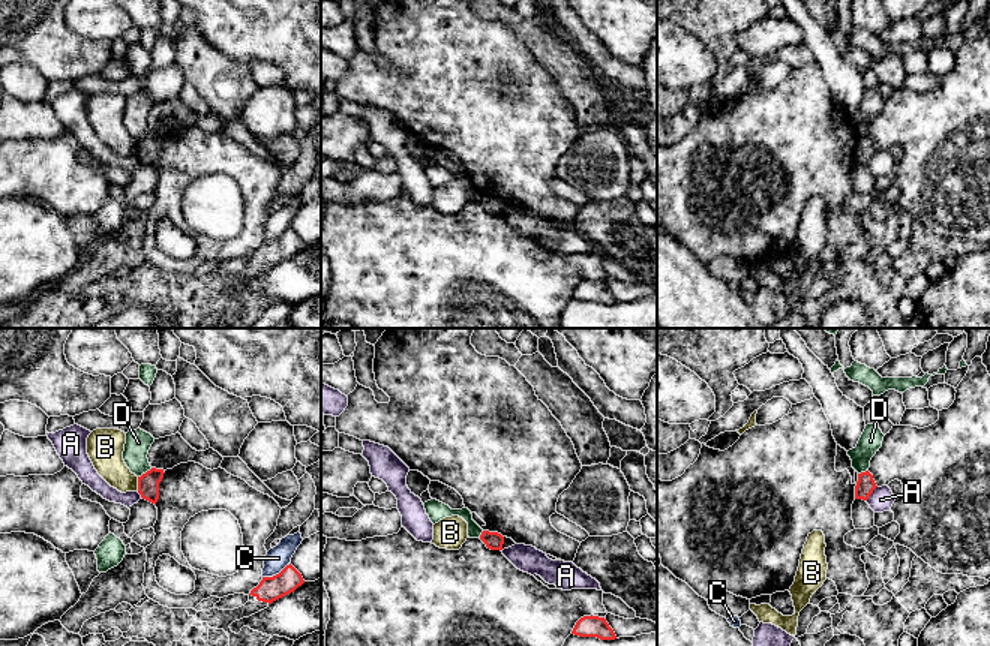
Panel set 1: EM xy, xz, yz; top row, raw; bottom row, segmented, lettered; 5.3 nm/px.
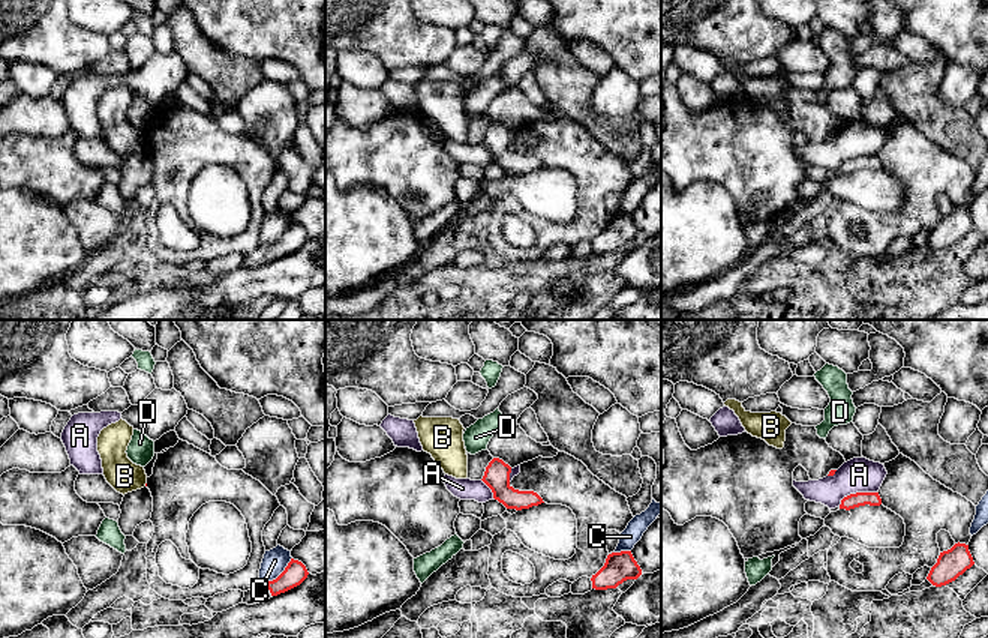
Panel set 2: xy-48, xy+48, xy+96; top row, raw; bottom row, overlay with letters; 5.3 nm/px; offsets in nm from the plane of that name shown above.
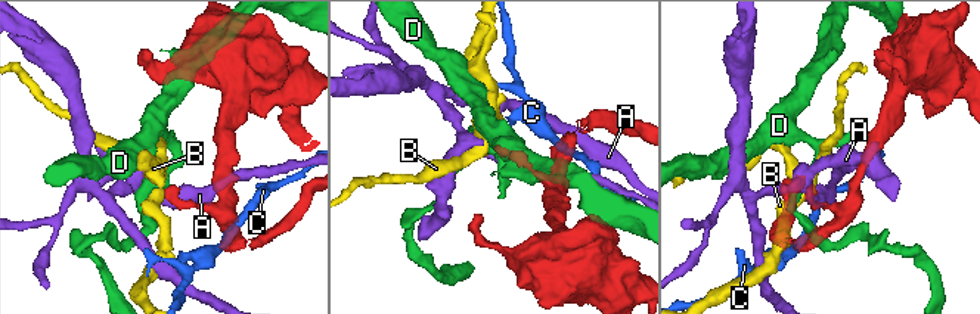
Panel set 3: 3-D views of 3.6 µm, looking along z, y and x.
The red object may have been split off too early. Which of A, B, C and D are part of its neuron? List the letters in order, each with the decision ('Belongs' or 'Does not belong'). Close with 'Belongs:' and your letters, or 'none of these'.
A: Does not belong
B: Does not belong
C: Does not belong
D: Does not belong
Belongs: none of these

